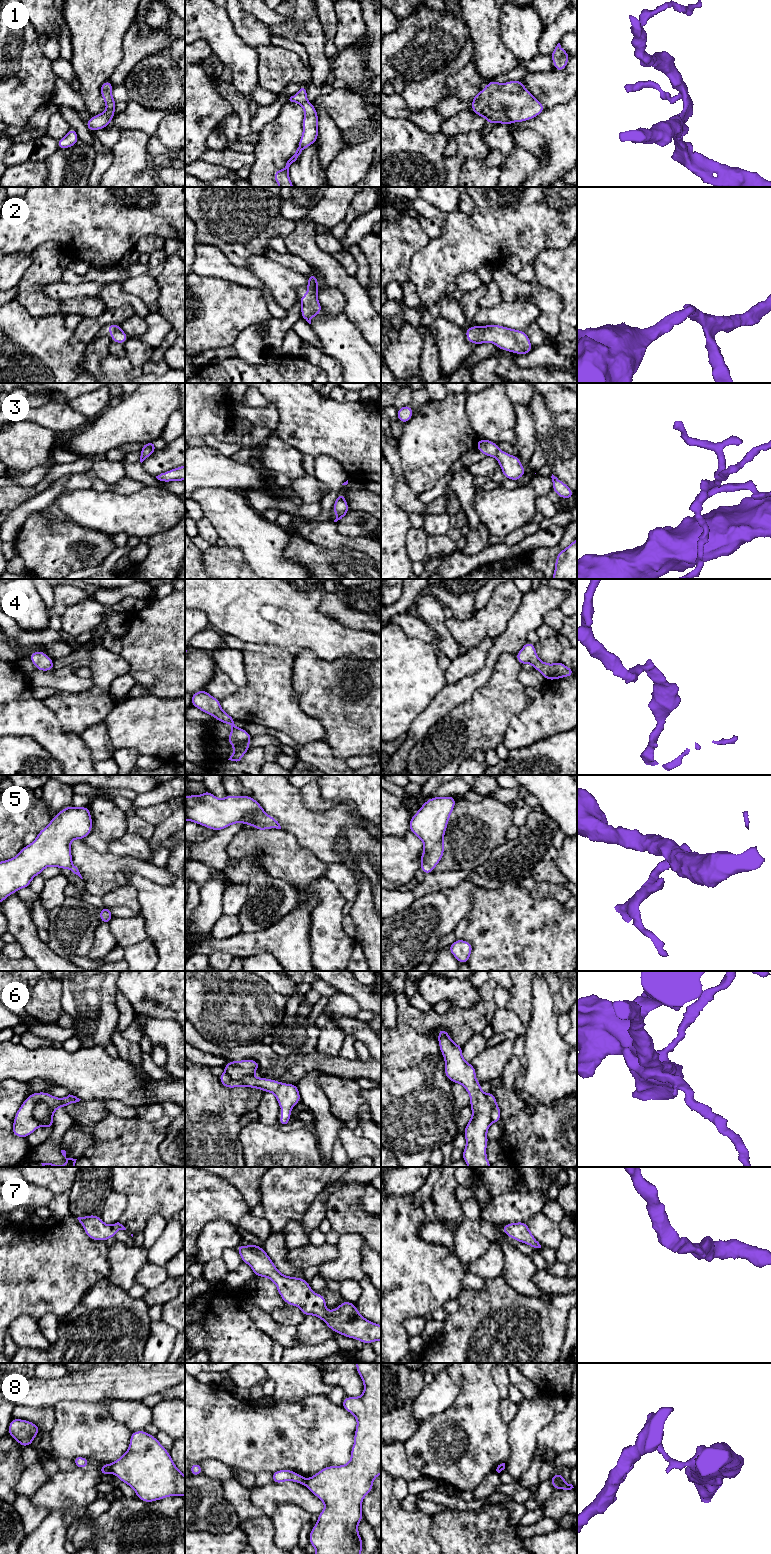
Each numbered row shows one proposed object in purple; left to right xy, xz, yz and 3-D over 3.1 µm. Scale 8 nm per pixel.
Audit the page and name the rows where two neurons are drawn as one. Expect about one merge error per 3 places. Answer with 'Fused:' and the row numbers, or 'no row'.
Fused: 6, 8

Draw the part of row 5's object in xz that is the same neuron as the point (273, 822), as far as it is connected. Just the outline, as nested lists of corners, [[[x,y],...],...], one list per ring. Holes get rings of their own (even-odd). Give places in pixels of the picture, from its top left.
[[[207,789],[202,795],[185,797],[185,821],[191,821],[214,831],[235,823],[253,825],[255,830],[281,829],[278,821],[268,815],[250,796],[228,795],[219,799]]]

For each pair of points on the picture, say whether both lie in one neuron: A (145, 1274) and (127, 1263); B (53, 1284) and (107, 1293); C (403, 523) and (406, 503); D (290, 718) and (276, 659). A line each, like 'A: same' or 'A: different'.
A: different
B: different
C: different
D: same

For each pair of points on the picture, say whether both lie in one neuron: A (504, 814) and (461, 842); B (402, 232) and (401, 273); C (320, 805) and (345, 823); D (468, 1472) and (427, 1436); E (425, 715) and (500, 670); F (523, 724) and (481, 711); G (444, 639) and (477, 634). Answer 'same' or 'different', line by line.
A: same
B: same
C: different
D: same
E: different
F: different
G: different

